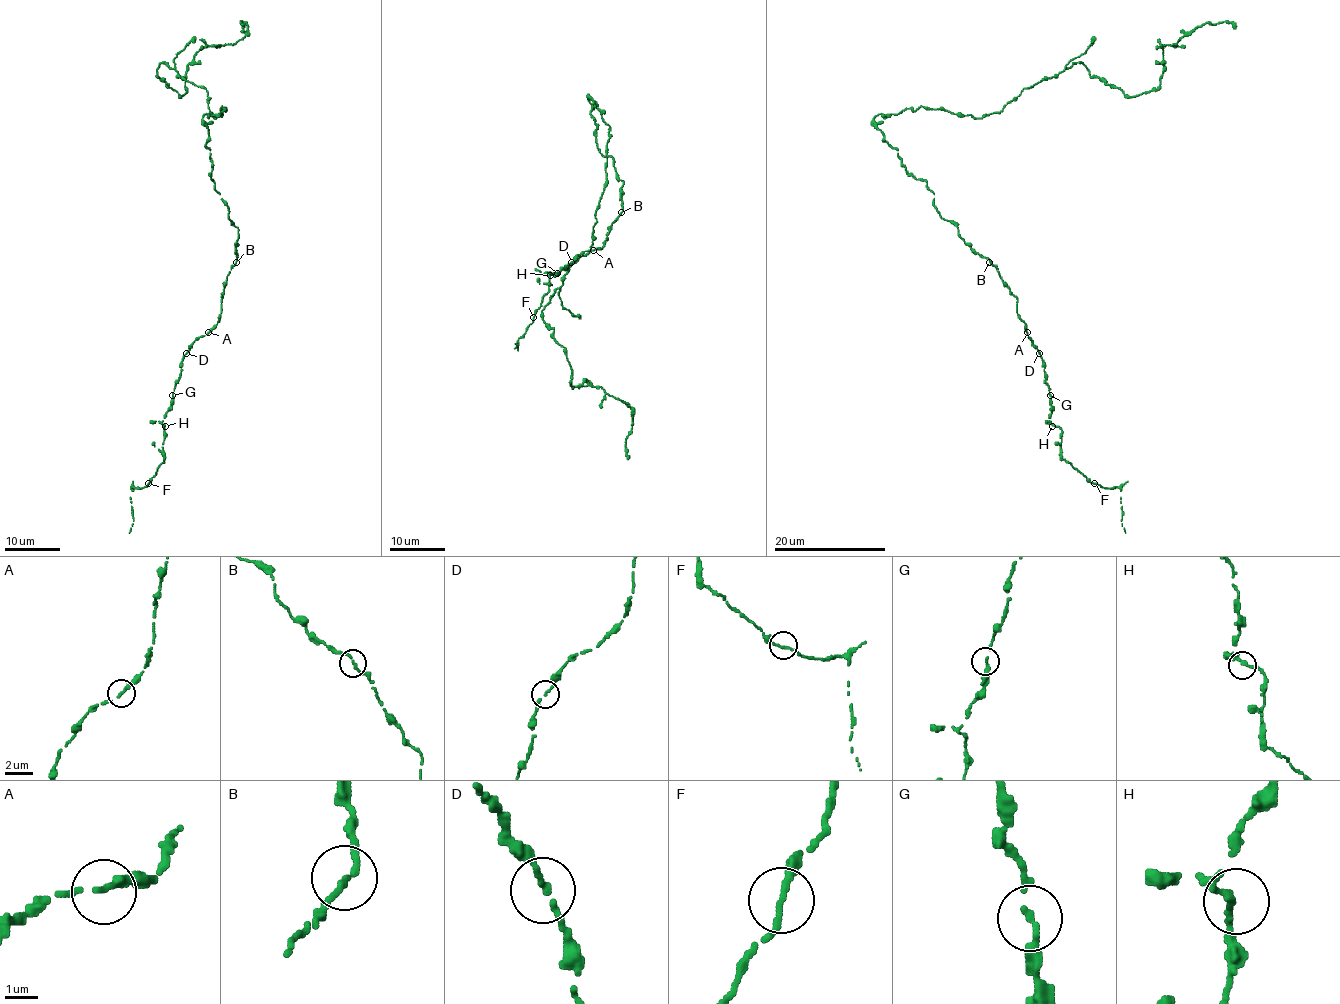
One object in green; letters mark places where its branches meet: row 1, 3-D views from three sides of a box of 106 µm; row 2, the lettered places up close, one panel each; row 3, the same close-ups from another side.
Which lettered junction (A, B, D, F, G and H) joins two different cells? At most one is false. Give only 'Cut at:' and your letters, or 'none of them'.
Cut at: none of them

